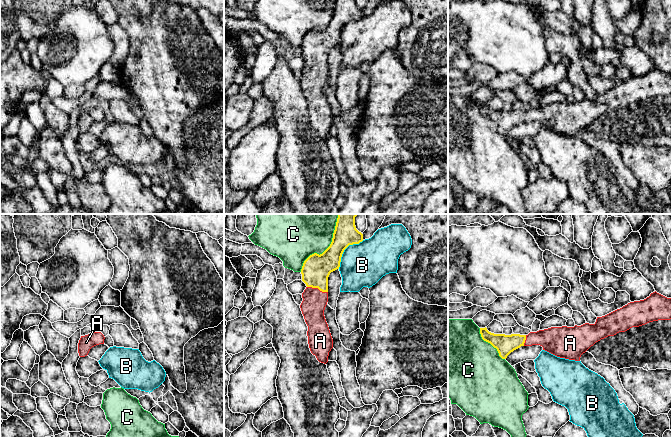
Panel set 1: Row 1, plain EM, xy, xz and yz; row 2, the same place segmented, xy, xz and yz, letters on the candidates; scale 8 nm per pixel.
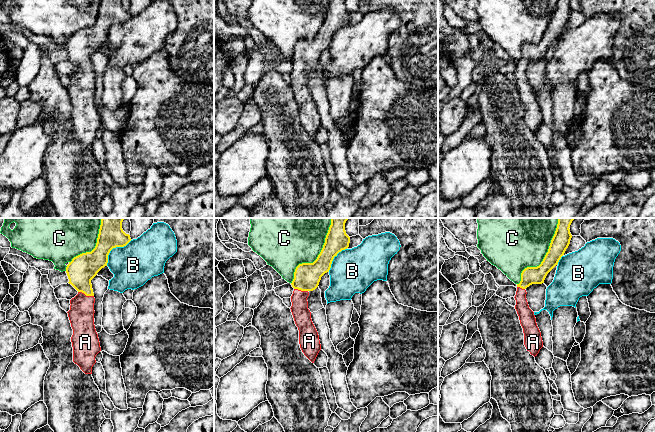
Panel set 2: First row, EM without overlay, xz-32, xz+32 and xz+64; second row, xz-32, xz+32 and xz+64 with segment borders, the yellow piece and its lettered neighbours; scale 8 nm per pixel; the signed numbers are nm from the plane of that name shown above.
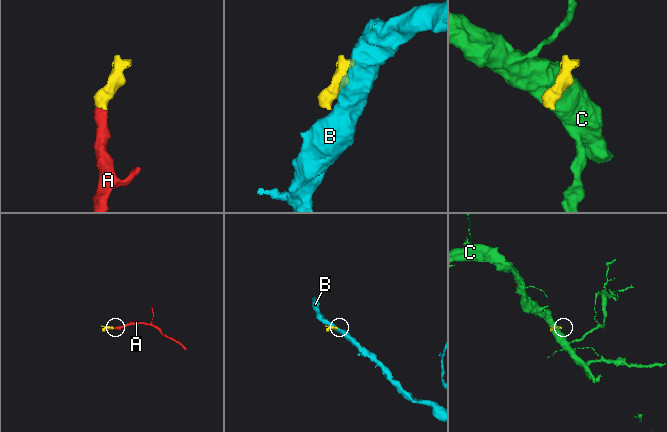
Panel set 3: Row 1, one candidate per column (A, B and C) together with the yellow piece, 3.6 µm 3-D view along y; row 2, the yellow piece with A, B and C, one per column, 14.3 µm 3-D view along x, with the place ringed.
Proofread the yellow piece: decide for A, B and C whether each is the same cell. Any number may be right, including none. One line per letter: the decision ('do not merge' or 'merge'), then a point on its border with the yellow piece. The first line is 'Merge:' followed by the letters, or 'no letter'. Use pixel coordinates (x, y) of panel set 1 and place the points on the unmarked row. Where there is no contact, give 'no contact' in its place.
Merge: A
A: merge | xz (317, 63)
B: do not merge | xz (344, 25)
C: do not merge | xz (323, 28)

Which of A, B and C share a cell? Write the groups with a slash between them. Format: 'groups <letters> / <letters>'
groups A / B / C

